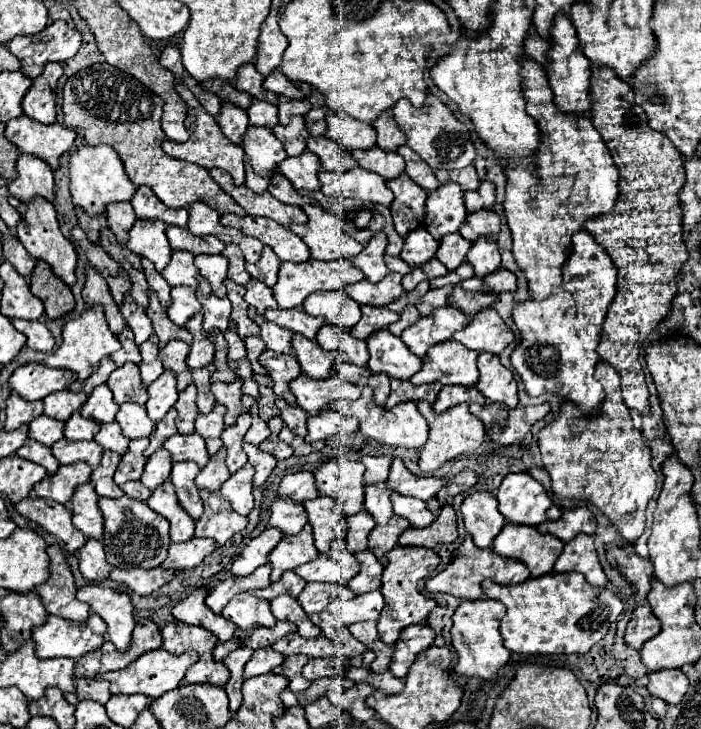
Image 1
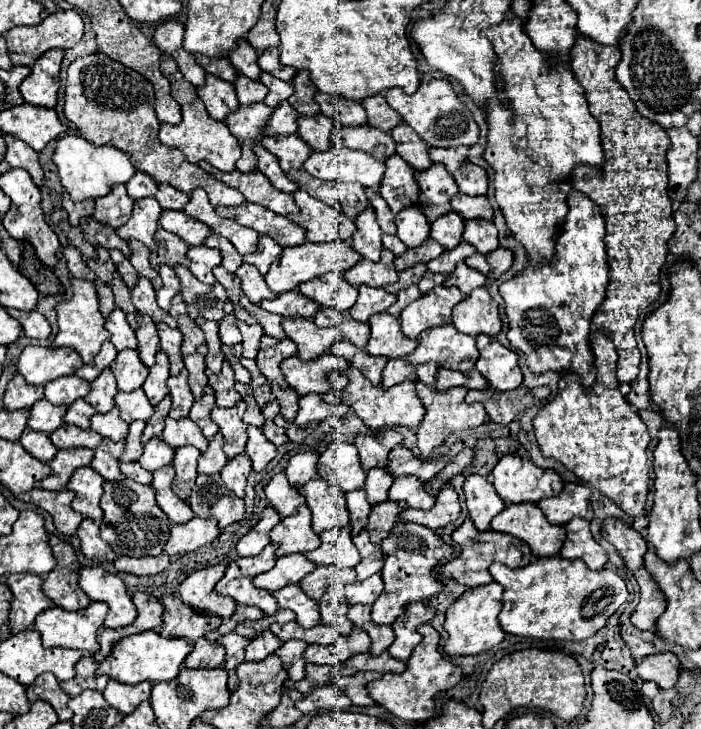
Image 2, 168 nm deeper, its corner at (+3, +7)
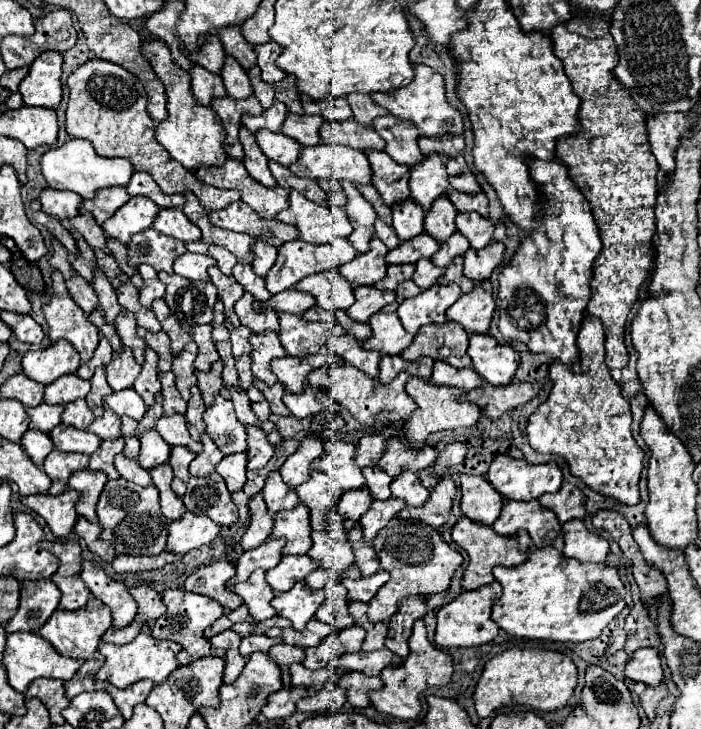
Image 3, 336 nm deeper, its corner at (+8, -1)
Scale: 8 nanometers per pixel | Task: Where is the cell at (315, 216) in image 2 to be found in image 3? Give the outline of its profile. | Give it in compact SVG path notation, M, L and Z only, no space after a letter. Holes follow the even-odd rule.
M297 190L289 192L289 208L283 210L277 220L293 224L301 232L301 240L309 244L329 244L353 232L345 210L315 204Z

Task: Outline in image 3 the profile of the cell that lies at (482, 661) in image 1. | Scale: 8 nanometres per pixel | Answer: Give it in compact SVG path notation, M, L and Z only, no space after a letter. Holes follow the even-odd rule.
M491 582L485 588L461 592L453 602L443 606L437 612L437 632L435 632L437 646L441 646L441 648L473 648L473 646L483 646L483 644L491 642L499 634L497 624L491 620L491 606L499 596L501 596L501 586L497 582Z

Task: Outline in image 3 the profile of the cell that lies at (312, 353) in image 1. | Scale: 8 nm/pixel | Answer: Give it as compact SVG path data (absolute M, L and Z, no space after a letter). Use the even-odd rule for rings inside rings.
M279 314L279 324L279 340L287 354L295 358L319 354L333 338L333 326L327 322L305 322L295 314Z

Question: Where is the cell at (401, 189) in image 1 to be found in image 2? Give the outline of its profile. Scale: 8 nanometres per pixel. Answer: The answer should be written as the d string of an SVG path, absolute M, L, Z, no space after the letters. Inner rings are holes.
M398 154L386 158L386 172L382 178L380 194L394 214L418 204L420 190L414 172L416 170L410 164L406 164Z

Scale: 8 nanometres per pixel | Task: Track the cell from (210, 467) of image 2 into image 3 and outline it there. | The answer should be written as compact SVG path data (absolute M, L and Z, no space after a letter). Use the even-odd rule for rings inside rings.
M205 434L201 436L201 444L203 444L203 452L197 454L197 458L191 462L189 466L189 472L191 476L195 478L201 478L201 476L211 476L215 472L215 466L221 462L223 454L219 452L219 448L215 446L215 442Z

